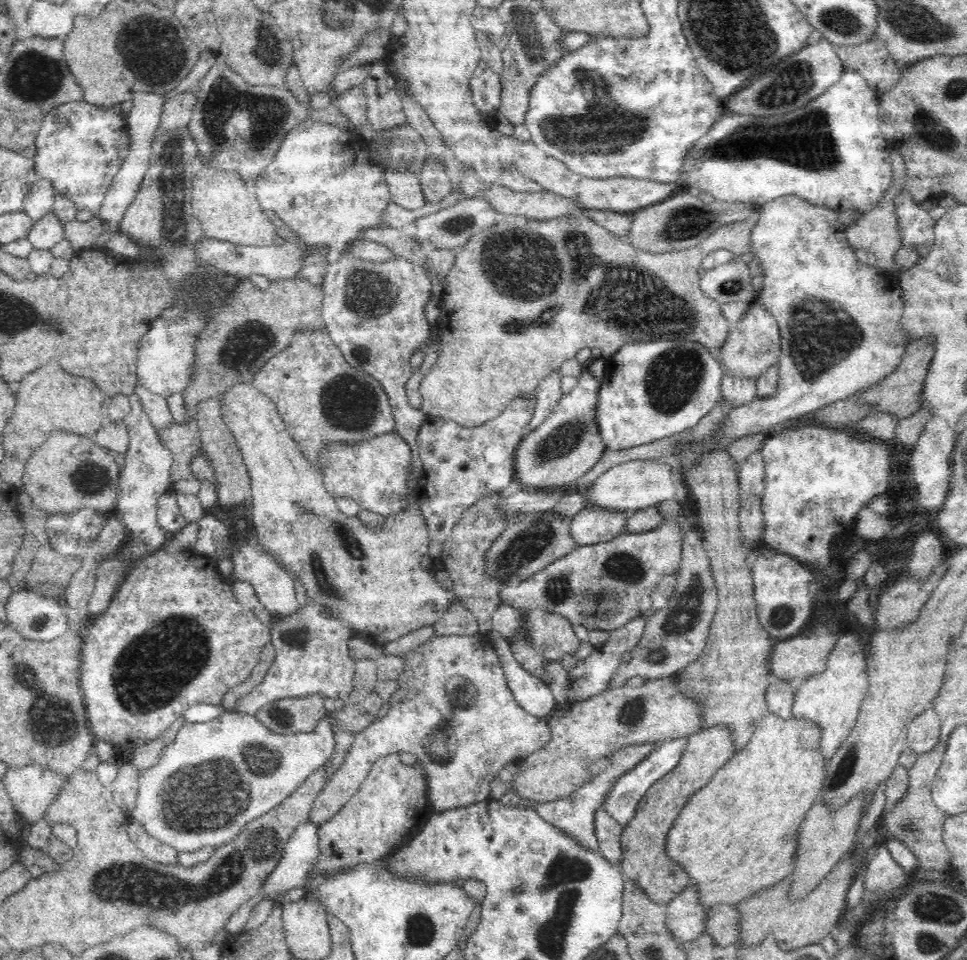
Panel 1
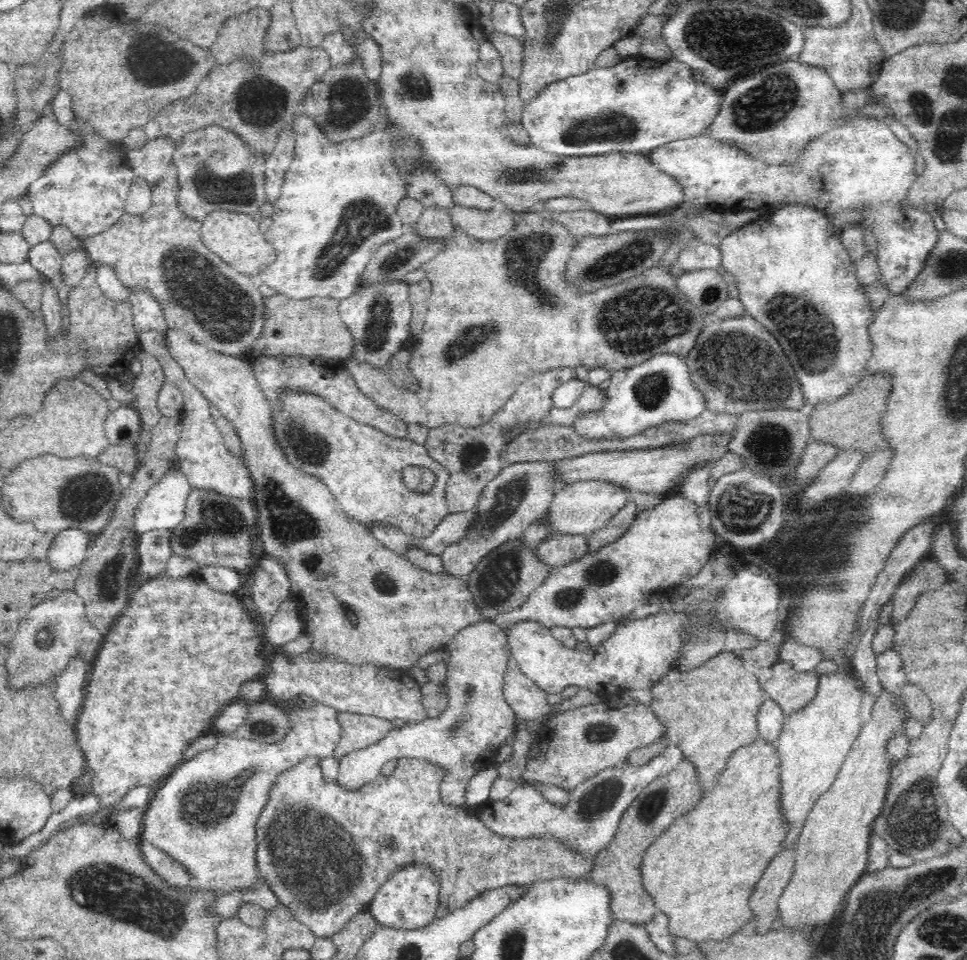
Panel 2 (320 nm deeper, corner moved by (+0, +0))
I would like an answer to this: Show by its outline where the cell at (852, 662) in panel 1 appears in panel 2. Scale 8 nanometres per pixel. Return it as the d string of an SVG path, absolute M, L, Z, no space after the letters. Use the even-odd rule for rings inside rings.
M840 667L834 674L821 674L816 698L808 702L802 712L792 714L792 718L784 724L784 730L775 744L782 764L780 808L788 822L788 836L782 841L782 849L792 846L800 838L812 806L832 787L846 754L860 734L863 726L860 716L862 692L850 667Z

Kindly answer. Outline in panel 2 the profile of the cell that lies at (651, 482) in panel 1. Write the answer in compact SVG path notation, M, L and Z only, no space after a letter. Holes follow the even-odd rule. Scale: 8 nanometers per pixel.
M588 480L569 483L557 492L543 520L552 532L586 534L607 526L607 522L626 504L632 494L614 482Z

